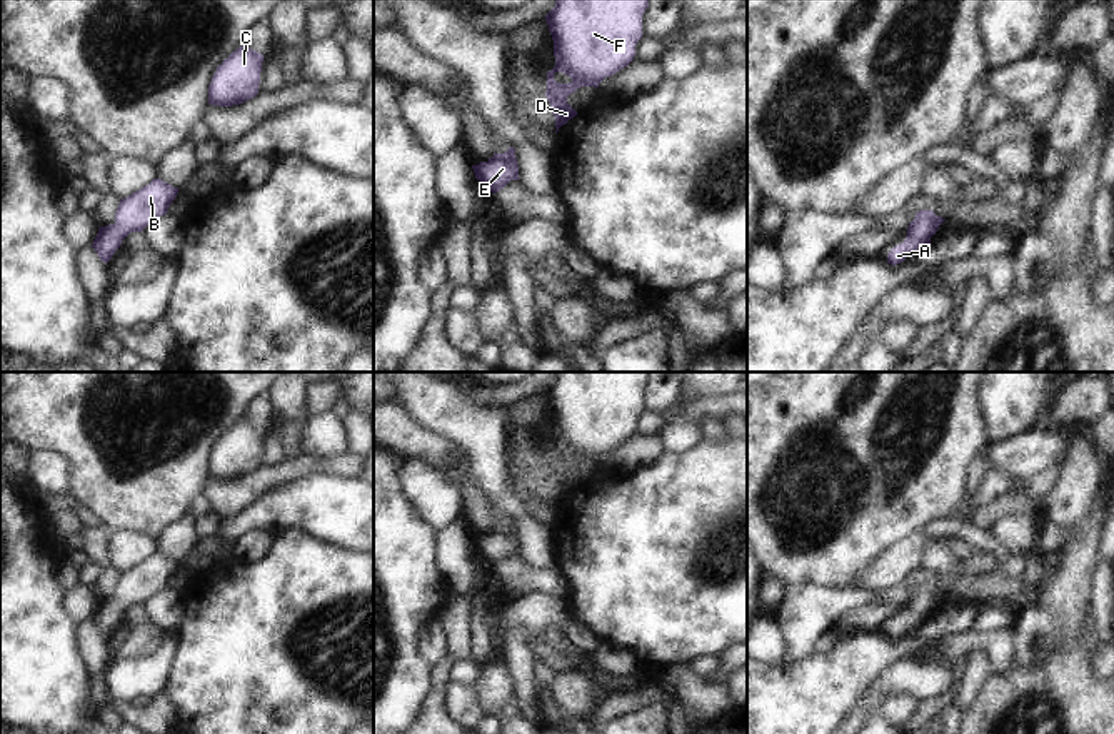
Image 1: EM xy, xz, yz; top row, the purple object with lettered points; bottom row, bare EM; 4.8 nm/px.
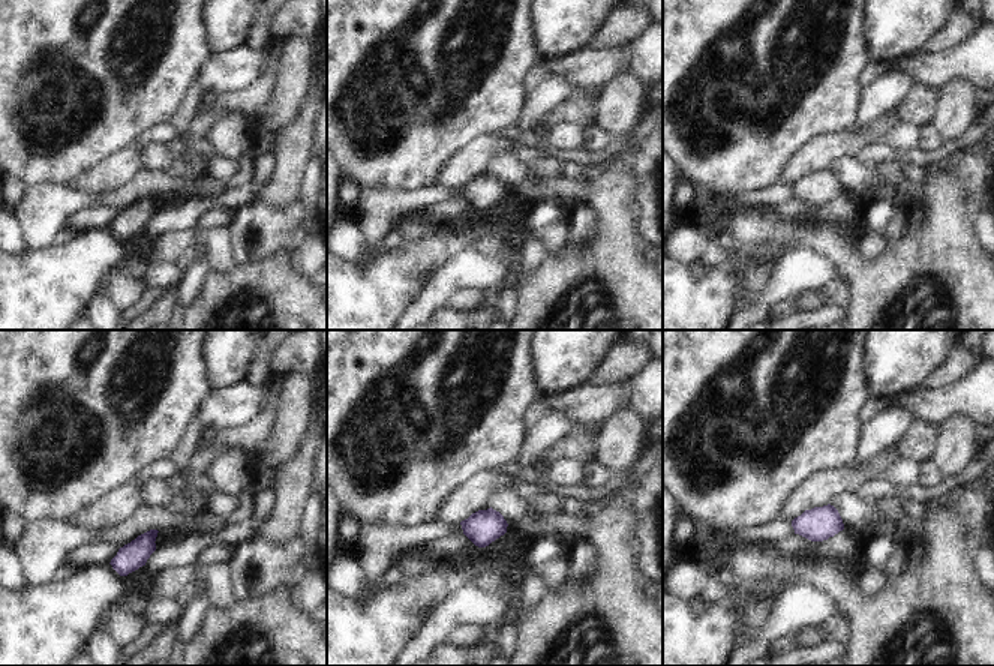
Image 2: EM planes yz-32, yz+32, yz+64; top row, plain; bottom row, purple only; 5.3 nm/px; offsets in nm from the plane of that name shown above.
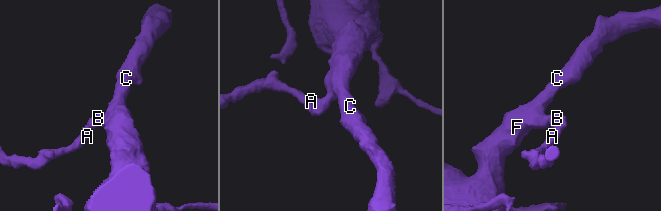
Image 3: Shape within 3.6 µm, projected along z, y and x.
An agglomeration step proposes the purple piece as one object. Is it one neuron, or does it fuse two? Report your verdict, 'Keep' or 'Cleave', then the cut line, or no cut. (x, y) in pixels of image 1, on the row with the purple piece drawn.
Keep. No split.

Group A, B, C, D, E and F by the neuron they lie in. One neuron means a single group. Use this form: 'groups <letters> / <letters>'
groups A B C D E F

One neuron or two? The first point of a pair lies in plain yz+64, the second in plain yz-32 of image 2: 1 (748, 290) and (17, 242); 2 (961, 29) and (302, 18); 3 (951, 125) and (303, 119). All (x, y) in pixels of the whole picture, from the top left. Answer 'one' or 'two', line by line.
1: one
2: one
3: two

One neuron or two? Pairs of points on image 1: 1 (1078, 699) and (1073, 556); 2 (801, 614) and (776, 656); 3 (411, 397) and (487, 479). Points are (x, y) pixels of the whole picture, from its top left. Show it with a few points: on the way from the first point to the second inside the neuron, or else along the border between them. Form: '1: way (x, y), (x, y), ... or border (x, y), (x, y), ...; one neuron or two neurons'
1: way (1074, 664), (1073, 591); one neuron
2: border (772, 618), (786, 643), (789, 658); two neurons
3: way (436, 404), (486, 454); one neuron

